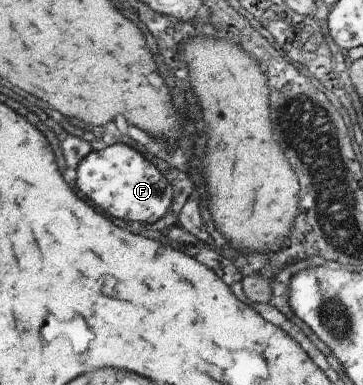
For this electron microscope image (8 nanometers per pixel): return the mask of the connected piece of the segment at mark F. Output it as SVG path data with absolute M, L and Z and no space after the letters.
M126 144L110 145L90 152L77 168L79 190L109 216L141 222L148 226L157 222L169 210L173 188L167 178L139 151Z

